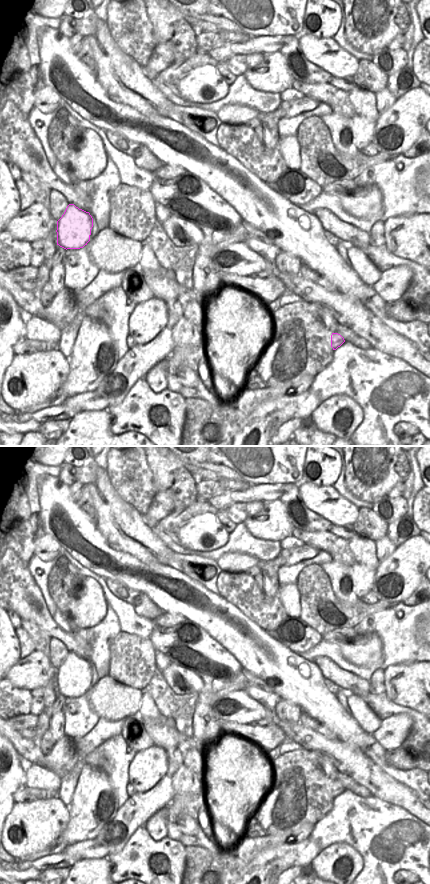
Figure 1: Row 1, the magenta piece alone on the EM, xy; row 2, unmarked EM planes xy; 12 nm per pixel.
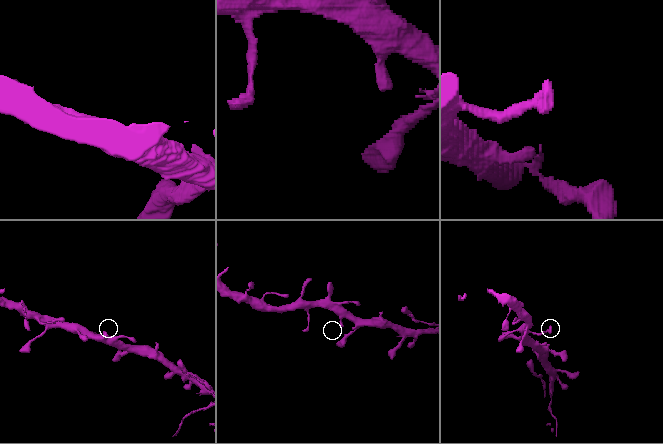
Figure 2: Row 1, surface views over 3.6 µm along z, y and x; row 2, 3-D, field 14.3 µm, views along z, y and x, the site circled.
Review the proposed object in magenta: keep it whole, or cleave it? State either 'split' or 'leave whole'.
leave whole

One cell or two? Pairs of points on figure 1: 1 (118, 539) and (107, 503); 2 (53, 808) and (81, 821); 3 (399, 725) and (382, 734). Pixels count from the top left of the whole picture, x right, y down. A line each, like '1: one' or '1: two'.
1: one
2: two
3: one

